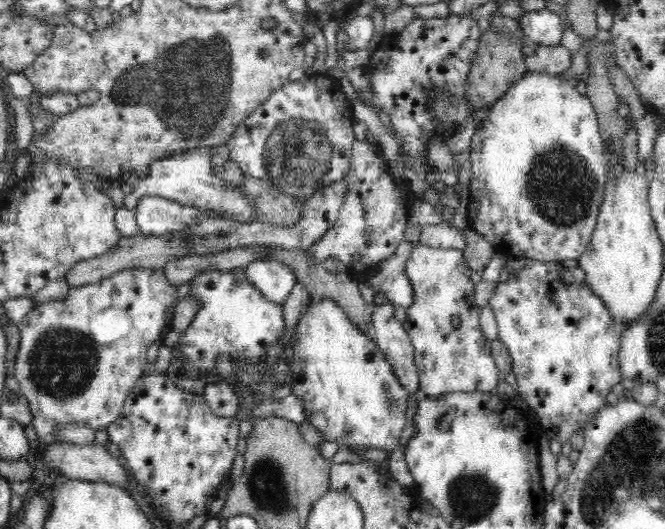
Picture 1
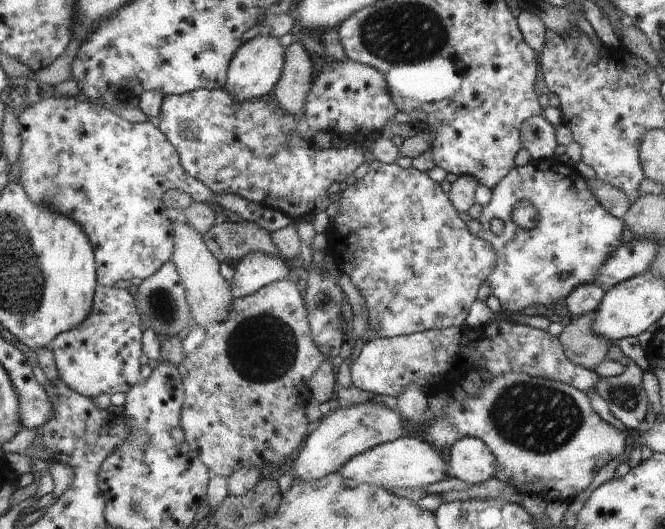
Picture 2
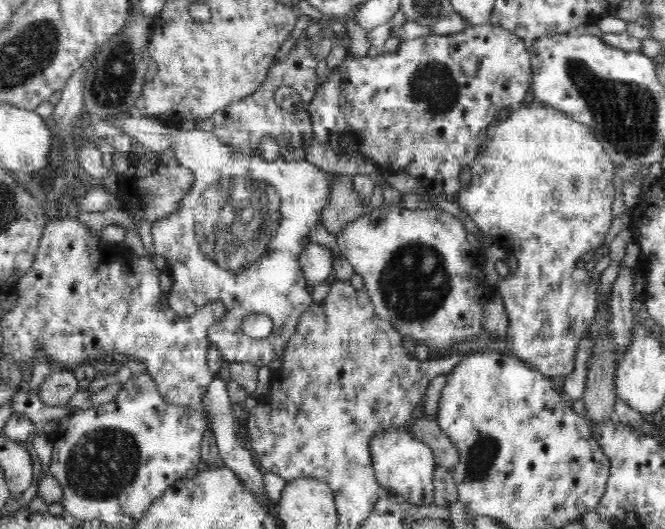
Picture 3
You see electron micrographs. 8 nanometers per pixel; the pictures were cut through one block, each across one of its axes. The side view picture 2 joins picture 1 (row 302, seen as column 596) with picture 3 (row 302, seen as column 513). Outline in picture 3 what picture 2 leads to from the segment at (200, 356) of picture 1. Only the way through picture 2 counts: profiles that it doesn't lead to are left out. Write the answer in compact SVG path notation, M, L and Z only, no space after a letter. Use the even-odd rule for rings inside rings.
M136 113L120 114L106 121L156 154L172 150L178 163L194 173L194 184L179 208L162 221L152 224L152 252L164 256L167 262L165 269L173 278L172 288L168 291L171 309L177 315L190 318L204 306L220 302L225 310L208 328L209 344L218 348L222 358L230 363L252 363L258 368L270 364L286 348L290 337L296 332L302 313L313 303L299 256L310 243L308 234L319 222L322 208L330 196L332 176L336 174L323 172L306 159L294 162L279 157L274 162L267 162L262 156L251 156L250 152L232 149L220 142L213 132L196 129L172 132L166 128L166 123ZM254 313L268 314L274 321L272 334L266 338L255 339L243 333L244 318Z

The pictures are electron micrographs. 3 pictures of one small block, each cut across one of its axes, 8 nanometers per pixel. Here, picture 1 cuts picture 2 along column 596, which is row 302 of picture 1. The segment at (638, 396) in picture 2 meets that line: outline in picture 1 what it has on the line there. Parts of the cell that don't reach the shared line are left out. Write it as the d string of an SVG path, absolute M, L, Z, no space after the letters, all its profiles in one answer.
M392 301L375 305L371 316L371 337L392 365L402 387L408 394L414 394L419 390L419 373L414 362L412 341L404 325L396 318L396 307Z

